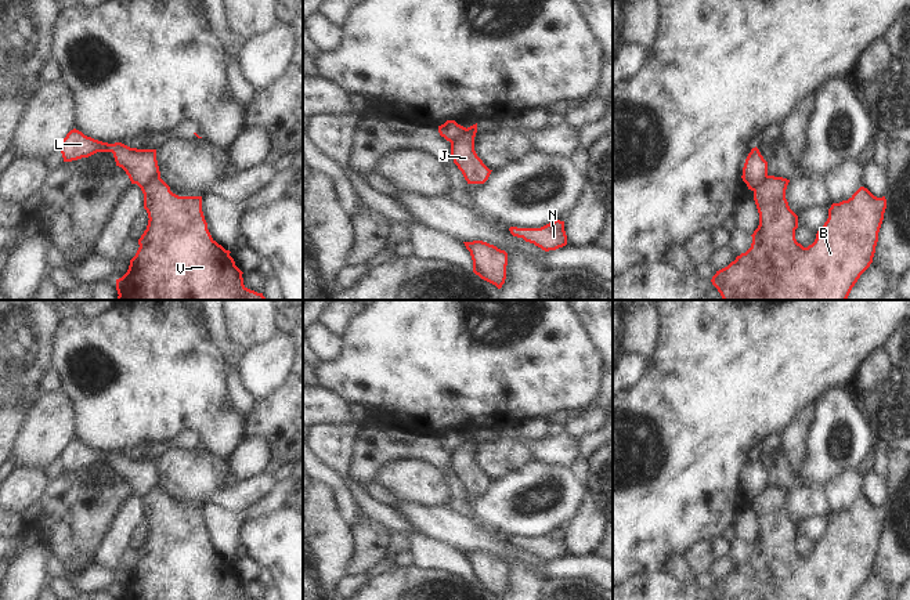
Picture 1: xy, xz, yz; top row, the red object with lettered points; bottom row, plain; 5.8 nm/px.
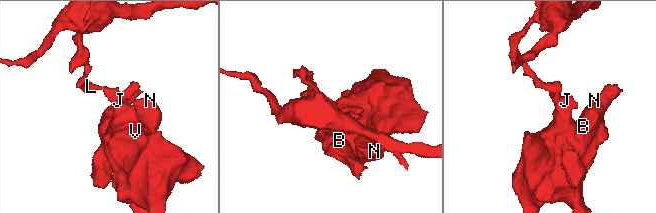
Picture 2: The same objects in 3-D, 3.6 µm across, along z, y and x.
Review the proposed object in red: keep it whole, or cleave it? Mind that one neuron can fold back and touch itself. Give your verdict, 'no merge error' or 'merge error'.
merge error

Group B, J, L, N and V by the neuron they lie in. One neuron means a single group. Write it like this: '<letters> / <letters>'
B J N V / L

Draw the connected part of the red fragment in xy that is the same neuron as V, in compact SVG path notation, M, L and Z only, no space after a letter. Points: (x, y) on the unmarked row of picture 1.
M162 488L147 491L141 500L149 529L127 582L116 589L116 600L250 600L243 594L243 582L235 575L231 561L212 547L202 521L202 506L178 506Z

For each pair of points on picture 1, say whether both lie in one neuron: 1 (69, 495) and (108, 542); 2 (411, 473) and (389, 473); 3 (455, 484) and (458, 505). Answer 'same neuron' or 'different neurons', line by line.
1: different neurons
2: same neuron
3: same neuron

